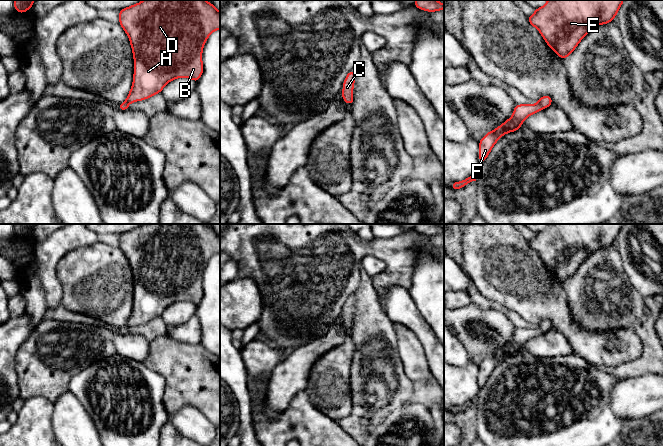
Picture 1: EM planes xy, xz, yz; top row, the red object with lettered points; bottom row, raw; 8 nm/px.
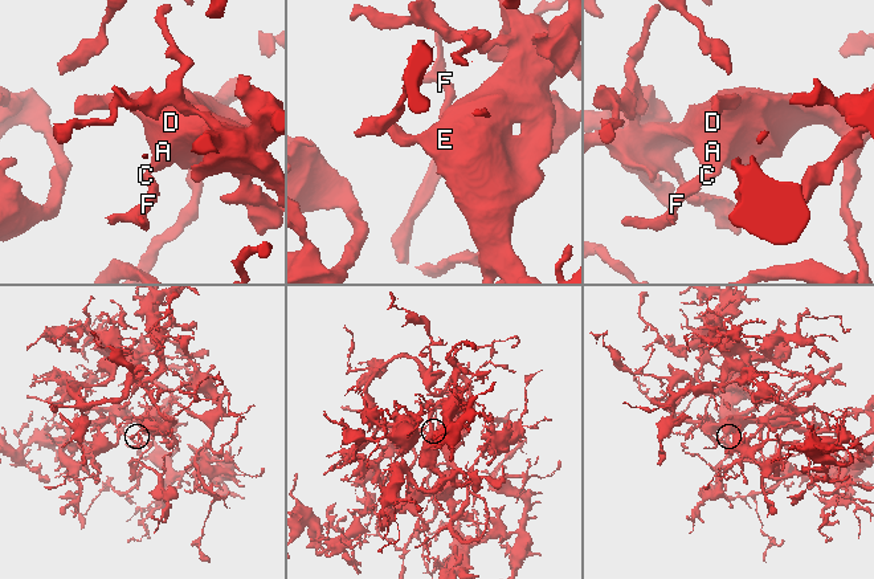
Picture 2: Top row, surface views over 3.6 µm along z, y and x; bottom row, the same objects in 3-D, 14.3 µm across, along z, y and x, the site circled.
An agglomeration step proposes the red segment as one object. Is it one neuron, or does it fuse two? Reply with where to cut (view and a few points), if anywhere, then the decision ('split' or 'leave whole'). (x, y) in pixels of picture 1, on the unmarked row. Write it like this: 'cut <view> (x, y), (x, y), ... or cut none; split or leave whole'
cut none; leave whole

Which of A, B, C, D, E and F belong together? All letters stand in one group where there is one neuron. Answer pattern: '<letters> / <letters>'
A B C D E F

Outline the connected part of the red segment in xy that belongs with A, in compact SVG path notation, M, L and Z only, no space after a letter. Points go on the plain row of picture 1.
M143 224L119 234L119 247L127 257L134 280L133 308L126 325L118 329L125 335L131 326L145 324L162 316L164 310L180 301L197 306L203 297L202 274L209 259L220 253L220 236L205 224Z

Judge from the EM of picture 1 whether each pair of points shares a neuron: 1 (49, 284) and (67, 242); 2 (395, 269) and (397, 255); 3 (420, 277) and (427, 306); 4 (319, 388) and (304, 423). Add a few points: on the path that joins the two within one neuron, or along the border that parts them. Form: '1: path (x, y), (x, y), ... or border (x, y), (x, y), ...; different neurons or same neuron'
1: path (49, 274), (49, 260), (57, 252); same neuron
2: path (397, 266), (397, 258); same neuron
3: path (427, 284), (427, 299); same neuron
4: border (304, 390), (309, 400), (321, 412), (331, 418); different neurons

